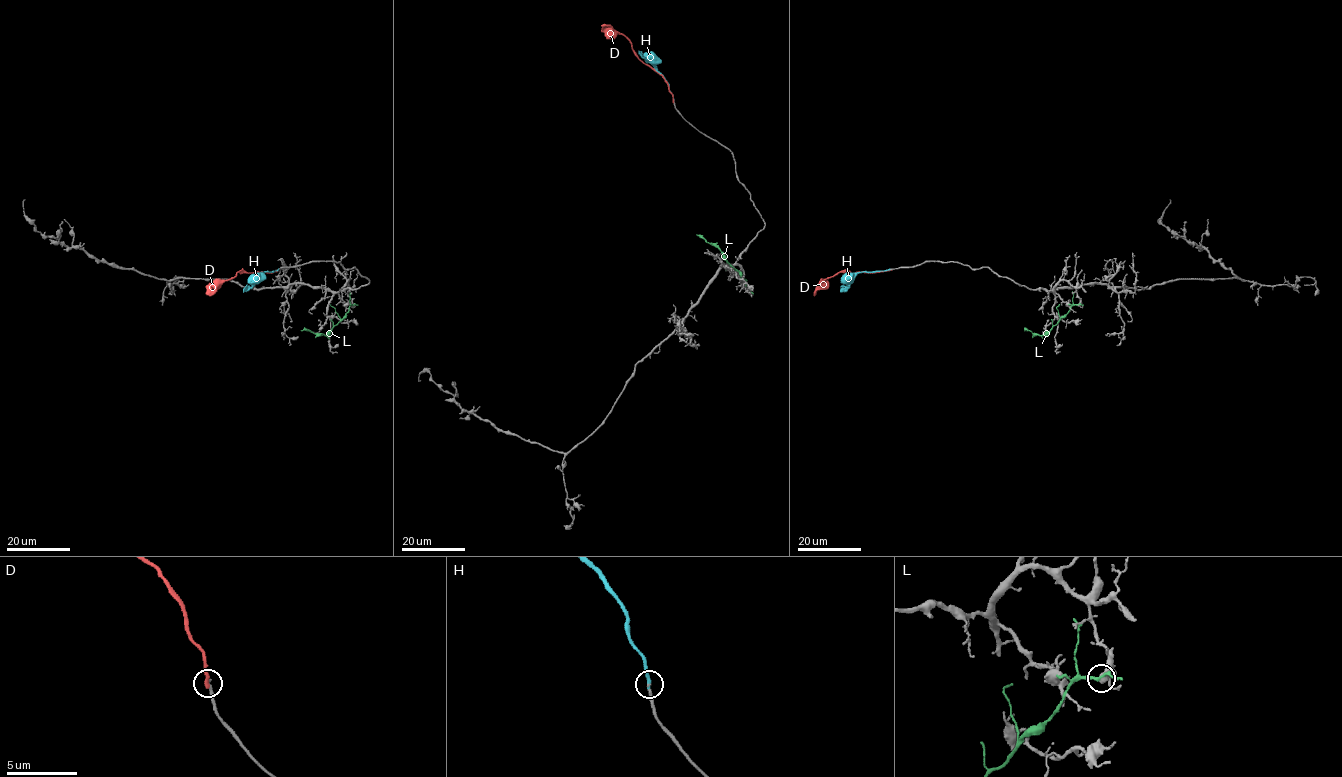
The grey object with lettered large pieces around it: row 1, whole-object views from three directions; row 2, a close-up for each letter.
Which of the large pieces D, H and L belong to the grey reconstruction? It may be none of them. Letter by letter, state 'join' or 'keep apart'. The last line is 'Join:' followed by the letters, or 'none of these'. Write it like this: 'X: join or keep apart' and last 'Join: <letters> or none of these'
D: keep apart
H: join
L: keep apart
Join: H

